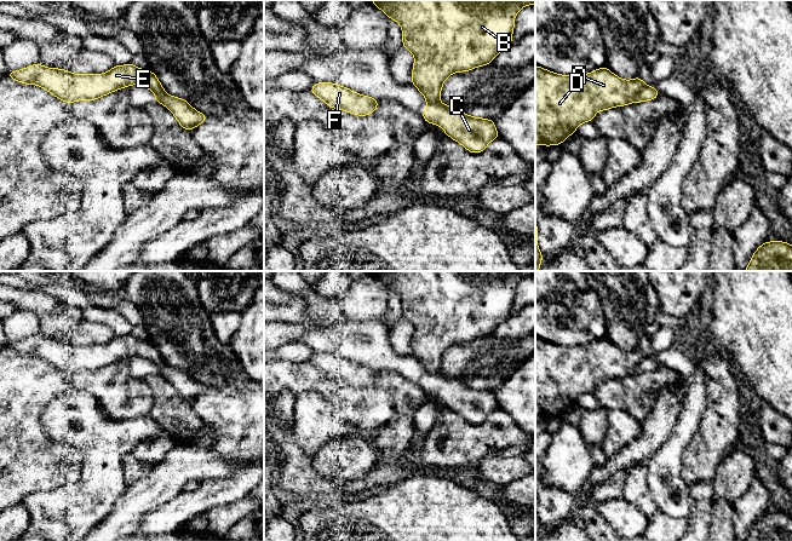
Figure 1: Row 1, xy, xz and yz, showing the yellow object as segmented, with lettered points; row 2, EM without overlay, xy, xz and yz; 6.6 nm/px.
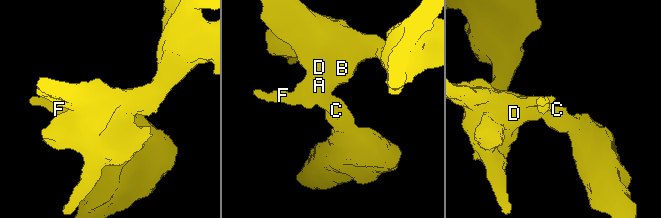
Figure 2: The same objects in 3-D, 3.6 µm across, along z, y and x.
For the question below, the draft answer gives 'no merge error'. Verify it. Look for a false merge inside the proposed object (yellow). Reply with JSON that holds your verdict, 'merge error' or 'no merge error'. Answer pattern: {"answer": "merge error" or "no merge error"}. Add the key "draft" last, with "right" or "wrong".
{"answer": "merge error", "draft": "wrong"}

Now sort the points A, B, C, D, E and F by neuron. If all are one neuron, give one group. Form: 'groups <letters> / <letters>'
groups A B D E F / C

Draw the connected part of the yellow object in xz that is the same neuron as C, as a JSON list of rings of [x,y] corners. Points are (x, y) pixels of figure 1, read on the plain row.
[[[426,373],[426,381],[420,385],[427,396],[440,397],[453,411],[469,424],[480,425],[488,415],[499,409],[494,391],[470,387],[452,376]]]

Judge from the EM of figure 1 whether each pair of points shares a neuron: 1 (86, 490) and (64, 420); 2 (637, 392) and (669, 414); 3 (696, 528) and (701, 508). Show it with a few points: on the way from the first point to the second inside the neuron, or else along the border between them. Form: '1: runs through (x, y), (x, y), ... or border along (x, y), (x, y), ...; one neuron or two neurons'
1: runs through (90, 473), (90, 450), (76, 437); one neuron
2: border along (673, 384), (659, 395), (650, 414), (642, 424); two neurons
3: runs through (699, 523), (700, 513); one neuron

